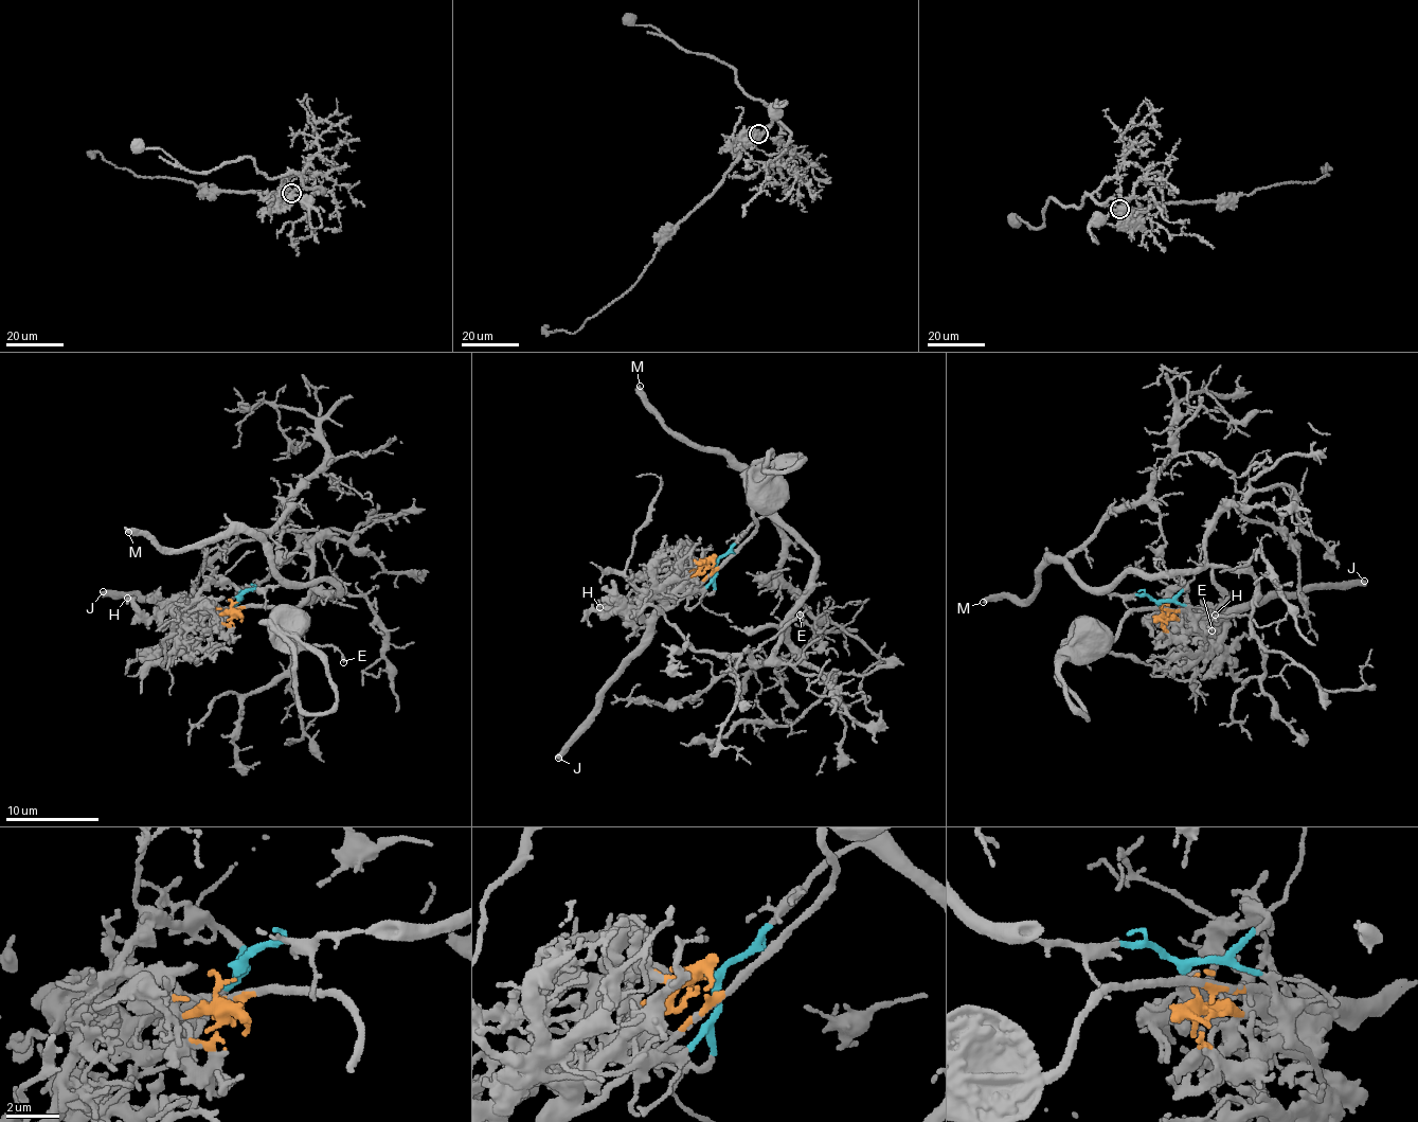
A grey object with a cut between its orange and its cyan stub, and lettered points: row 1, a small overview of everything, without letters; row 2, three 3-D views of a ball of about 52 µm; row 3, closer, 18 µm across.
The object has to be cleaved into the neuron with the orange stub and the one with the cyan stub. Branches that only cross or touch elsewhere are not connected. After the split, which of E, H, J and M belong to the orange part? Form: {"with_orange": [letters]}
{"with_orange": ["H", "J"]}

